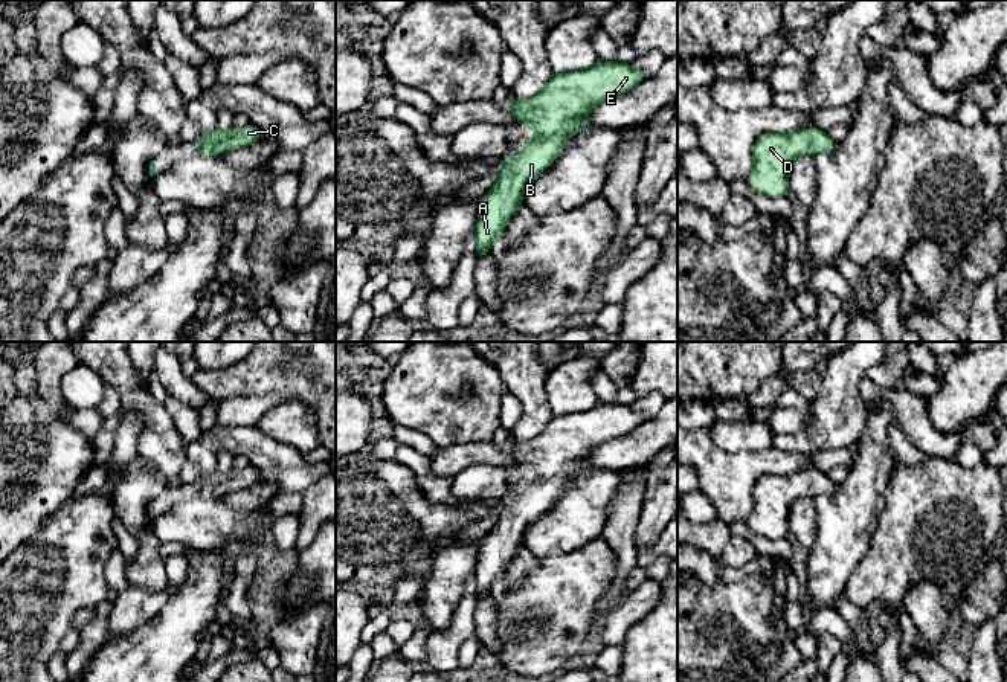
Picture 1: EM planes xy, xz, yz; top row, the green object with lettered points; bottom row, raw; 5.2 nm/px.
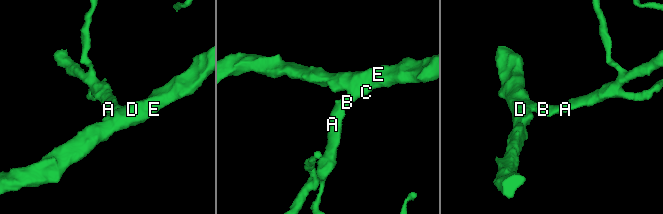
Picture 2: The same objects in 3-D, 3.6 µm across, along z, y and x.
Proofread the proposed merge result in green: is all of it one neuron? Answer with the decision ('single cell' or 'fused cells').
single cell

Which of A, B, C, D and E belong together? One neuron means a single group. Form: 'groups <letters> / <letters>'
groups A B C D E

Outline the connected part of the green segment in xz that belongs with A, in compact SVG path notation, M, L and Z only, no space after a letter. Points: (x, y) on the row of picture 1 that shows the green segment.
M598 61L590 69L552 75L529 99L516 101L510 93L507 108L516 124L531 127L539 136L526 140L519 154L502 159L499 177L482 198L475 227L478 258L490 253L494 240L525 203L525 186L558 157L571 134L592 127L587 121L590 110L633 90L644 79L644 72L629 63Z

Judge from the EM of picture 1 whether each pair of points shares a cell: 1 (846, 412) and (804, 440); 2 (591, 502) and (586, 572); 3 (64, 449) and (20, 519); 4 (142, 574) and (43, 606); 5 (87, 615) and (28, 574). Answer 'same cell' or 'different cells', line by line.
1: same cell
2: different cells
3: same cell
4: different cells
5: different cells

